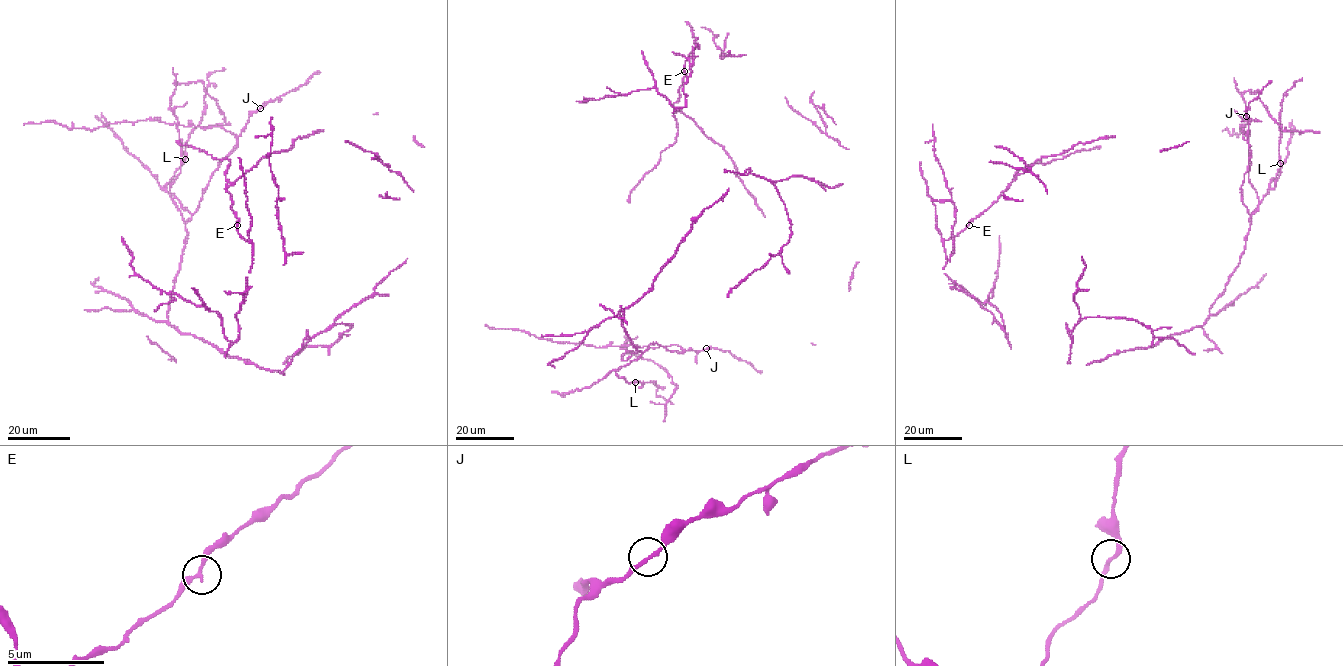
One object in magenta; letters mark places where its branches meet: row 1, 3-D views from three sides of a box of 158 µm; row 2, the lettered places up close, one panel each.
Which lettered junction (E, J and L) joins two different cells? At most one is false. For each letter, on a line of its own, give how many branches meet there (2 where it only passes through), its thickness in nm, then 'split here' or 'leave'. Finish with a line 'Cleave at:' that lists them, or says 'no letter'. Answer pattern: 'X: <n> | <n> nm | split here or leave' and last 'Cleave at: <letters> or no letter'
E: 2 | 200 nm | leave
J: 2 | 180 nm | leave
L: 2 | 200 nm | leave
Cleave at: no letter

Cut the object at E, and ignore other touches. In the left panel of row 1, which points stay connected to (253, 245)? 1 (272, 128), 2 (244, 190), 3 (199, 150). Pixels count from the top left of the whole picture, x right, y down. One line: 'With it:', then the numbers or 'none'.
With it: 1, 2

